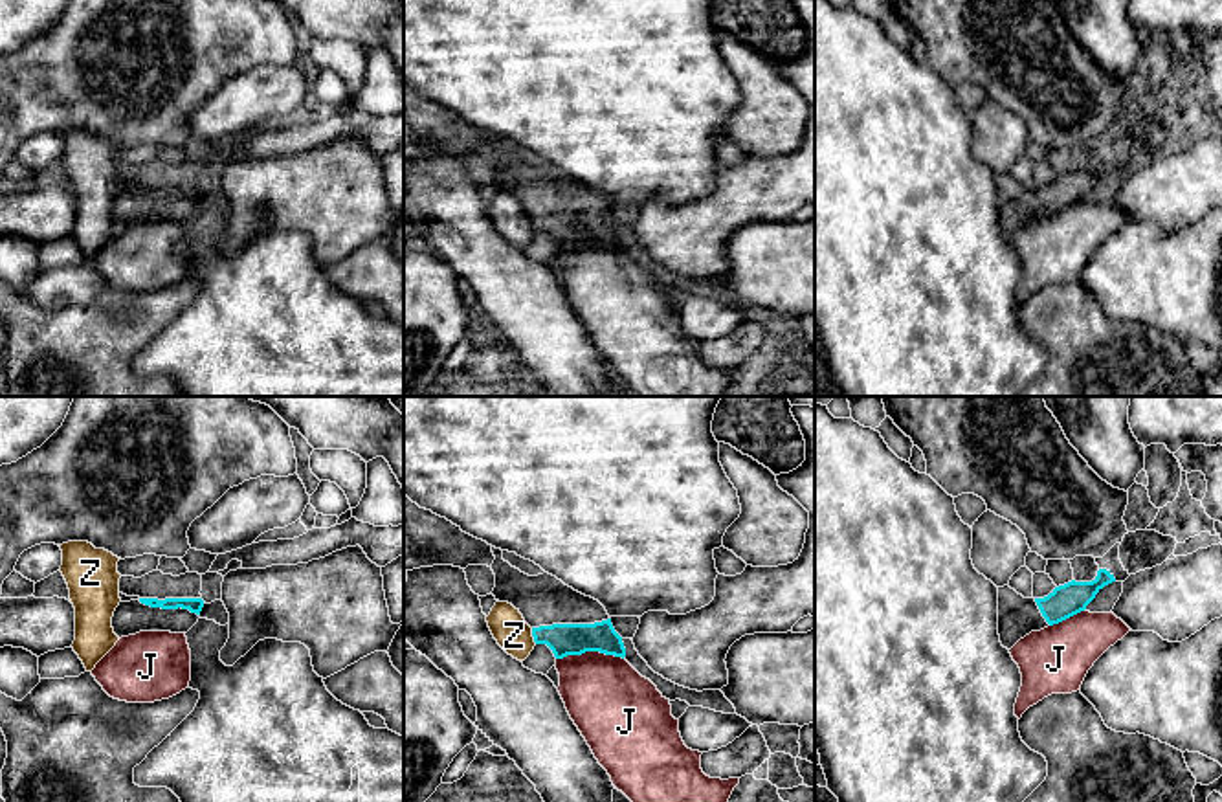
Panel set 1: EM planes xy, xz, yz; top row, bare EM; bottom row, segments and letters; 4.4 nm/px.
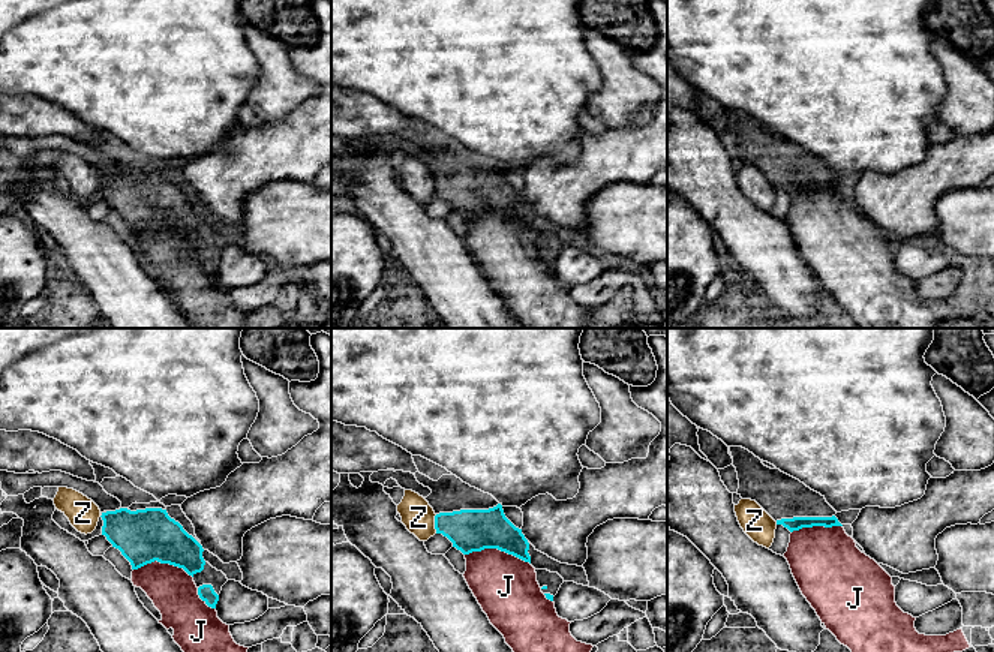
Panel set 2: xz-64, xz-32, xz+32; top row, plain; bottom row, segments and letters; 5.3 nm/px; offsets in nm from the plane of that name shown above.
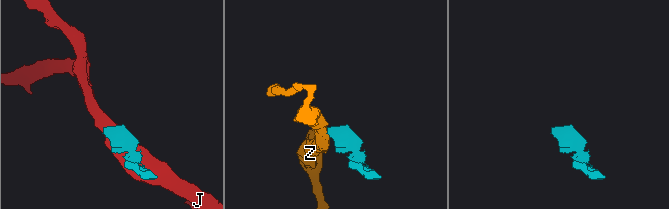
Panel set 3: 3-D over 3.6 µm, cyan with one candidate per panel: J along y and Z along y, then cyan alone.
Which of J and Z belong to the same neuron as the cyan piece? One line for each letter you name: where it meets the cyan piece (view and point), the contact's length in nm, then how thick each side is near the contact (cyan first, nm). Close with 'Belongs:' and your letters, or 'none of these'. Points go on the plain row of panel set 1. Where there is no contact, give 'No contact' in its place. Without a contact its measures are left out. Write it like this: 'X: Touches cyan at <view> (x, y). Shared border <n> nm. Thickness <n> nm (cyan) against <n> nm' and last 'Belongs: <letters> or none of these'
Belongs: none of these

